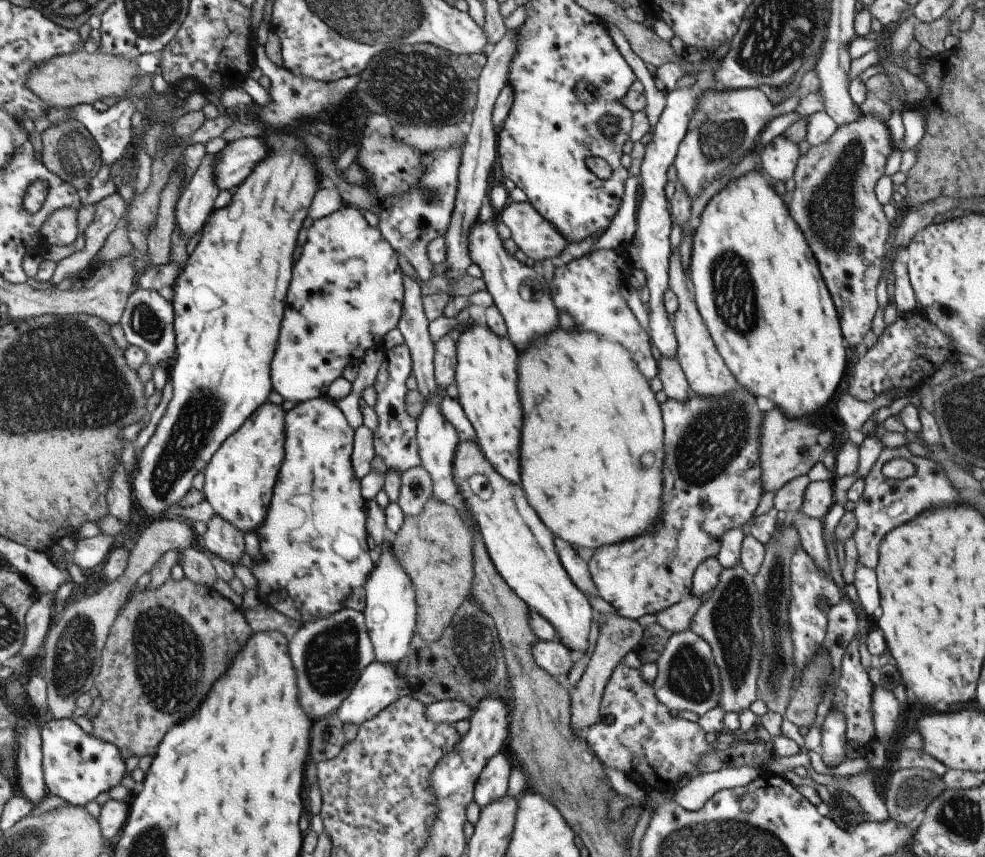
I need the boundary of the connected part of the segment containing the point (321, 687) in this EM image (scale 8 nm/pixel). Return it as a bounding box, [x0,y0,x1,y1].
[287,607,373,720]

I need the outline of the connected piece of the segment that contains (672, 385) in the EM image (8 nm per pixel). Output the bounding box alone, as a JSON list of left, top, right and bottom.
[657,356,690,402]

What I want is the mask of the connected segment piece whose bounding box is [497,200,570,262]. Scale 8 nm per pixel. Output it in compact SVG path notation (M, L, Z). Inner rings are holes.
M509 200L500 210L497 218L509 228L511 234L510 239L513 240L515 246L527 256L529 262L535 260L541 261L545 258L550 258L555 261L559 253L570 244L545 218L541 218L541 216L535 212L535 208L533 208L527 200L520 203Z

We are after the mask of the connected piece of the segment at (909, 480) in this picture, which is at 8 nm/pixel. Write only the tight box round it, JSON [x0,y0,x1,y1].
[851,446,961,569]

